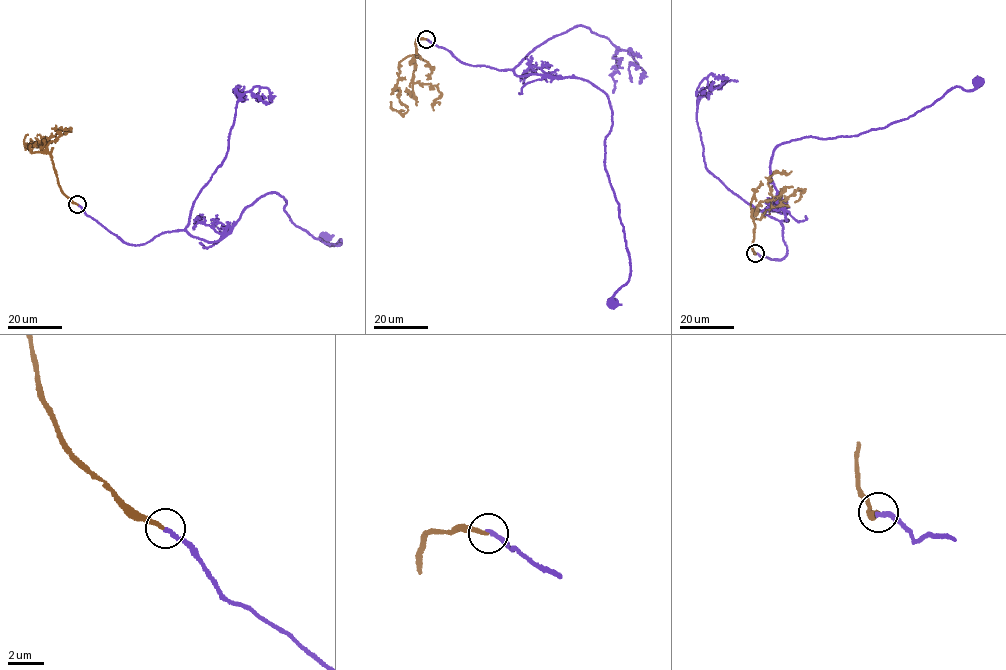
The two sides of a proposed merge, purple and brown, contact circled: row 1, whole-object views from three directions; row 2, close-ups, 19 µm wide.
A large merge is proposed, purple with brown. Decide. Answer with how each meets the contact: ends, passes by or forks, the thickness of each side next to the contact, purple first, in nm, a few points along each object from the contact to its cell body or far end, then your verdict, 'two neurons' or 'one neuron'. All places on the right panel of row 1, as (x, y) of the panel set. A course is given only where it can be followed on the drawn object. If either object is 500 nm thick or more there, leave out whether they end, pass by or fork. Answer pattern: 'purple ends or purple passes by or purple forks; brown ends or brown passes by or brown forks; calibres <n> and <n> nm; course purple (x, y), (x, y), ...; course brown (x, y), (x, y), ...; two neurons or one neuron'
purple ends; brown ends; calibres 190 and 220 nm; course purple (755, 253), (786, 254), (776, 146), (886, 127), (979, 78); course brown (755, 253), (751, 216), (759, 219), (799, 189), (803, 191), (794, 202); two neurons

